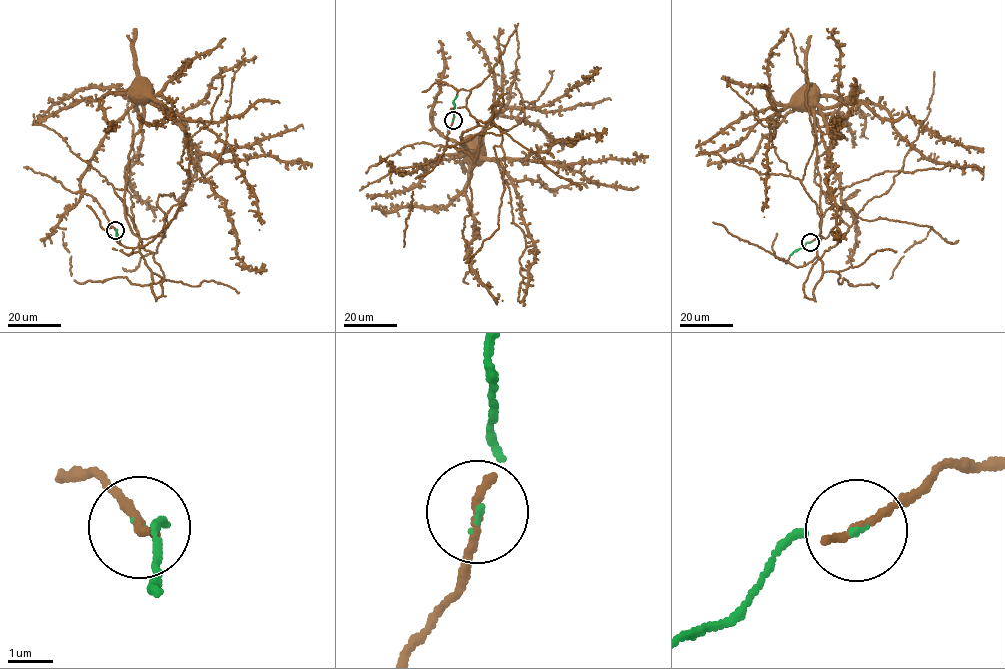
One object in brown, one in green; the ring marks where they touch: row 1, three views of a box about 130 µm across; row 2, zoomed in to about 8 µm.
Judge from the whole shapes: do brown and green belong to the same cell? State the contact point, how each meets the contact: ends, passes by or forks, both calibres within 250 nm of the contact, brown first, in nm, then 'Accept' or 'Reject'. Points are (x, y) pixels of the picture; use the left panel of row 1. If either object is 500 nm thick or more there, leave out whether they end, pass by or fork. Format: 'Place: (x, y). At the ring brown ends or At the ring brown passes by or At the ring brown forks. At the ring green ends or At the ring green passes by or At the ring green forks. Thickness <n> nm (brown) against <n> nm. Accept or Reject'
Place: (115, 230). At the ring brown ends. At the ring green ends. Thickness 200 nm (brown) against 60 nm. Accept

